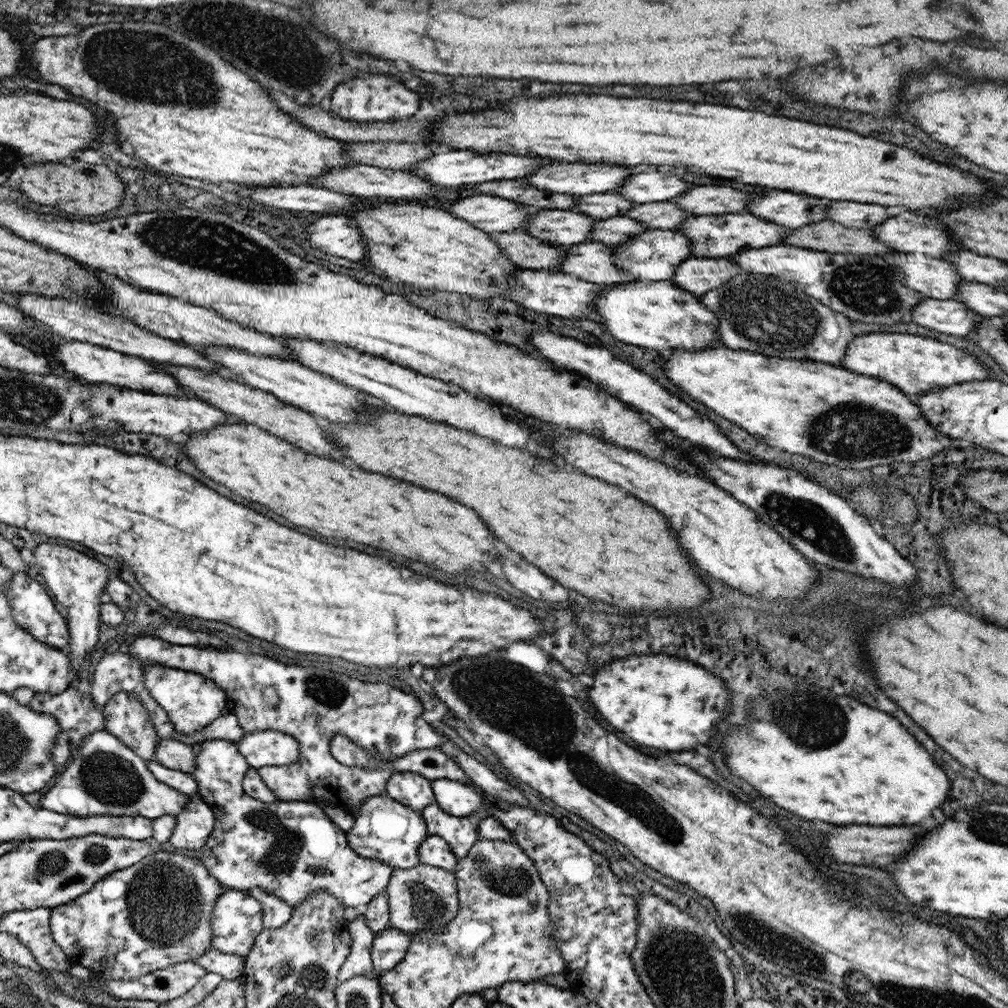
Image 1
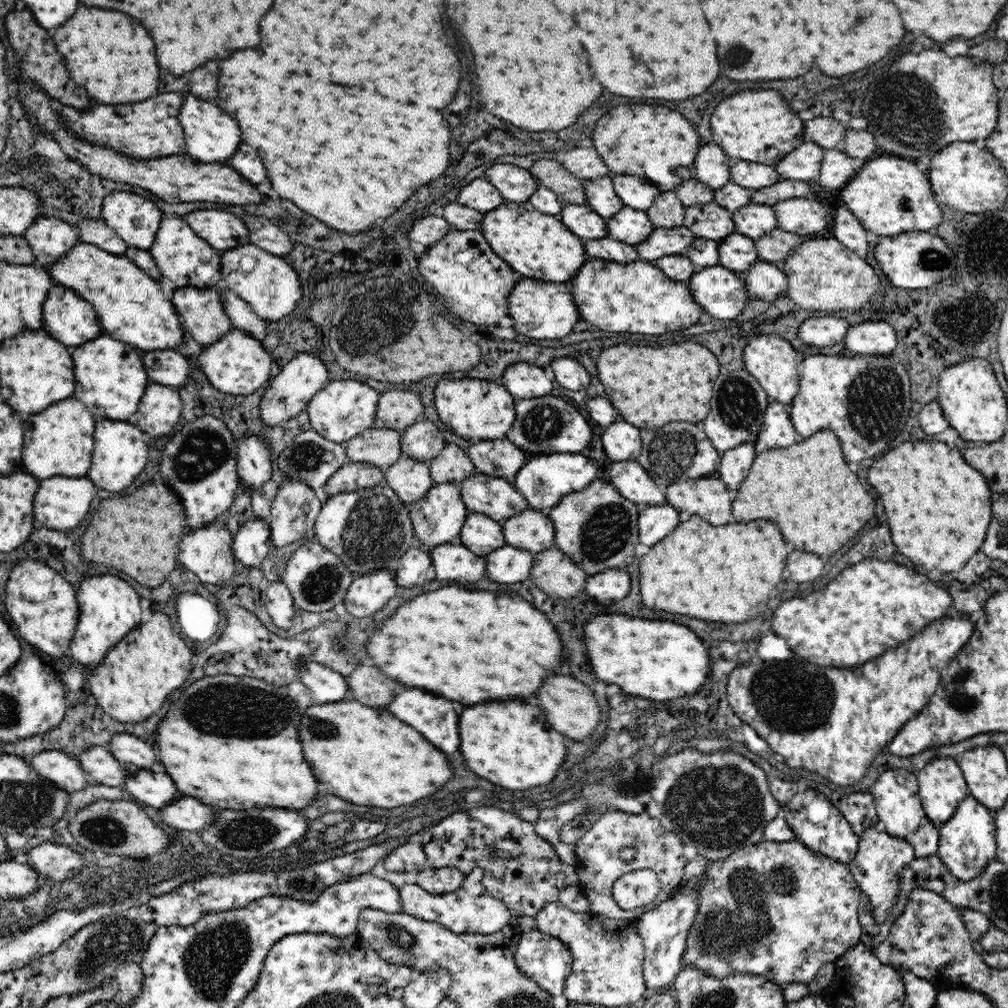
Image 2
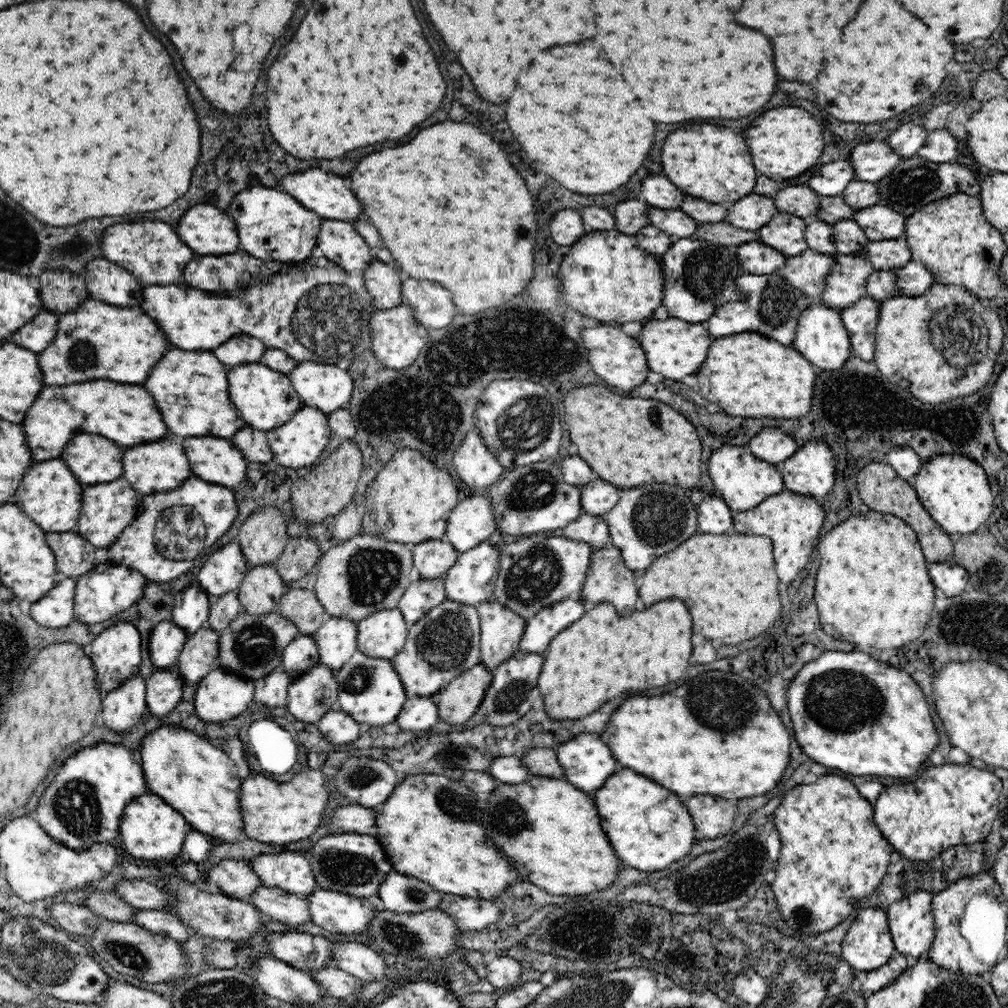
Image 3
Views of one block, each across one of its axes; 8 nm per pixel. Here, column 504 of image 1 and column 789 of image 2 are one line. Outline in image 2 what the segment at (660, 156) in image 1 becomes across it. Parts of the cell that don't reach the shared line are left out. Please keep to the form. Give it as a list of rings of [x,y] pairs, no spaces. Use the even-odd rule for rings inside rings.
[[[746,90],[726,98],[712,114],[712,136],[732,160],[748,160],[758,164],[772,165],[766,156],[768,148],[778,150],[776,162],[784,158],[805,141],[805,124],[796,112],[790,110],[788,102],[776,90]]]

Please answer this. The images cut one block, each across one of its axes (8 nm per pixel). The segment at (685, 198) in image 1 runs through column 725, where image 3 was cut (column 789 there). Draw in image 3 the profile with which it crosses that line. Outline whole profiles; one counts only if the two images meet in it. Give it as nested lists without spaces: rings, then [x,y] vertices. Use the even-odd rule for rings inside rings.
[[[808,184],[787,186],[774,200],[780,213],[790,213],[807,221],[820,214],[820,195]]]

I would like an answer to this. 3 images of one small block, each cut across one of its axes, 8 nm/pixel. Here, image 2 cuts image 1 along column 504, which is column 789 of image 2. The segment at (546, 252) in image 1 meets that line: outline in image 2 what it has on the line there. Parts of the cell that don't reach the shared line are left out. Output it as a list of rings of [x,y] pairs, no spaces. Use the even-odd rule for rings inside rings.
[[[776,228],[755,240],[759,260],[780,265],[781,262],[804,242],[804,238],[793,232]]]

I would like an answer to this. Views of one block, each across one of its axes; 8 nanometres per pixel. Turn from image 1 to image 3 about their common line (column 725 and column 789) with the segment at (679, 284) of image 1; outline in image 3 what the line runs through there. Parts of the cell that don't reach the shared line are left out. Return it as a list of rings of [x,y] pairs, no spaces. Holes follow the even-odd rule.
[[[809,248],[798,256],[788,257],[778,273],[806,296],[820,300],[826,288],[826,278],[836,264],[837,255],[838,252],[822,254]]]

